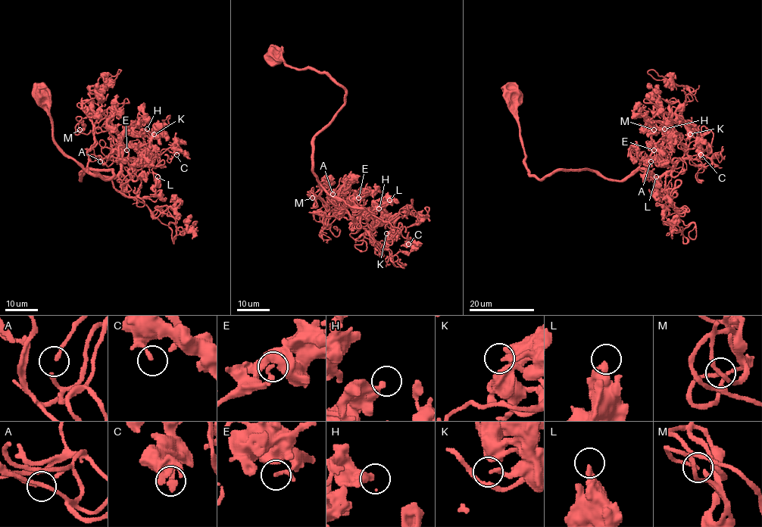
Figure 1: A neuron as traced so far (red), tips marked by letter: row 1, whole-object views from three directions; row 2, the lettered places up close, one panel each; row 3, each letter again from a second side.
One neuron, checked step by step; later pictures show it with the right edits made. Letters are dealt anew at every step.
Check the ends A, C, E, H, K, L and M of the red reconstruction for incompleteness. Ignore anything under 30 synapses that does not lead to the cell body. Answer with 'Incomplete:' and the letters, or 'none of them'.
Incomplete: none of them

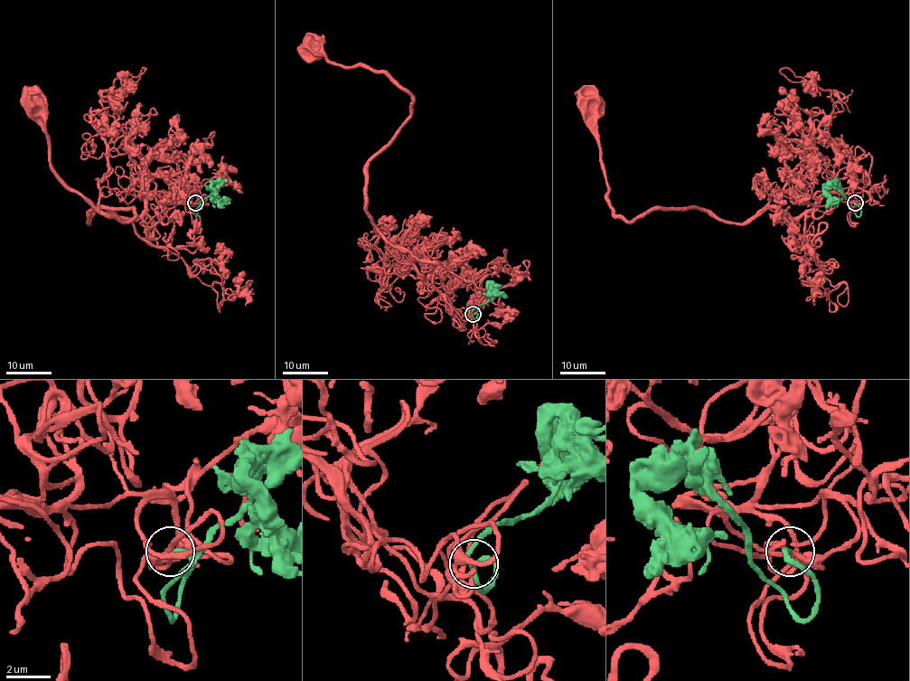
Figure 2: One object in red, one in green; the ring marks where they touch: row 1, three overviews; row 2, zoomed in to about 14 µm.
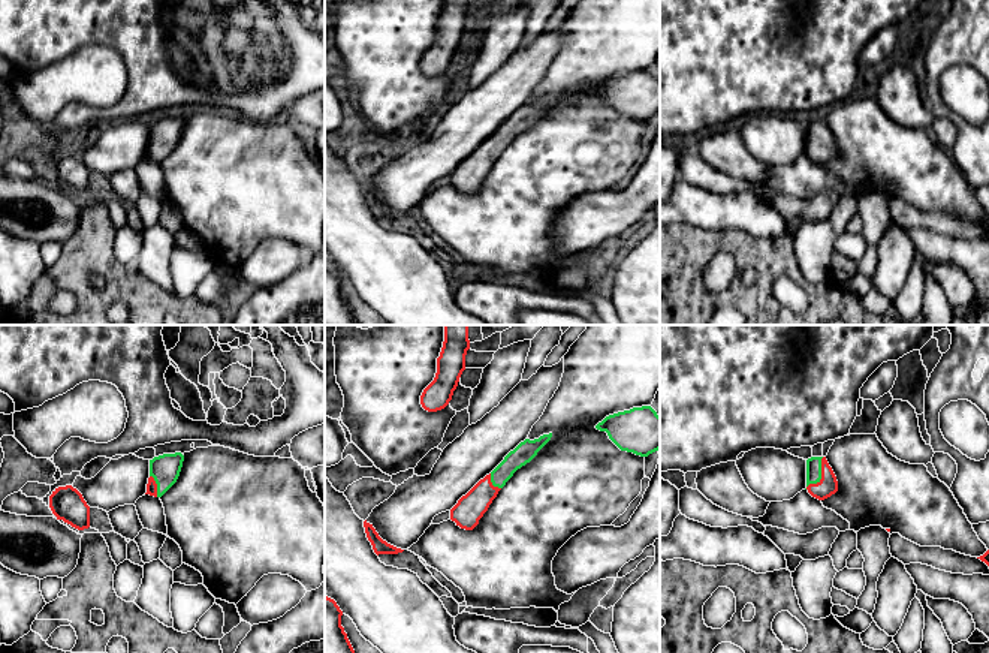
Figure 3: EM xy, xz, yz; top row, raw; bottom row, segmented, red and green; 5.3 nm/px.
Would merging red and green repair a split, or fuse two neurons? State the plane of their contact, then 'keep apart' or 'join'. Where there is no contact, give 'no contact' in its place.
yz | join

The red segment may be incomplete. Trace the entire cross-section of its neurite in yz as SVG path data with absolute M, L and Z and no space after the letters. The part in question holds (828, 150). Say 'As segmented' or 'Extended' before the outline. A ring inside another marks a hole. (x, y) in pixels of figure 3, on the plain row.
Extended. M826 121L806 124L806 153L812 162L824 165L838 156L836 141Z

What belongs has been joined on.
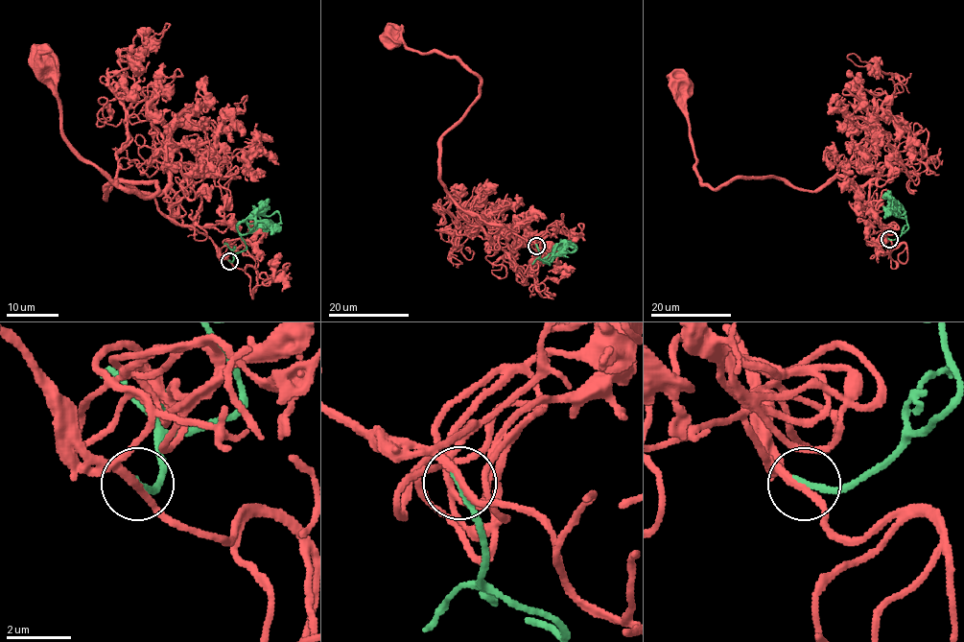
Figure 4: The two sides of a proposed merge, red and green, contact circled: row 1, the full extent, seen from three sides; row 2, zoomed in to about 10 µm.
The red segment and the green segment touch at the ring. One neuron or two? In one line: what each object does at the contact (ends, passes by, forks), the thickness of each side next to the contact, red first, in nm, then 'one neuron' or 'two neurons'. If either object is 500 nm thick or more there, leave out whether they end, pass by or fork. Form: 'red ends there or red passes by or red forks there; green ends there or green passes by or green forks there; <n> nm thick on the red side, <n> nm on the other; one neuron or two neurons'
red passes by; green ends there; 220 nm thick on the red side, 240 nm on the other; one neuron

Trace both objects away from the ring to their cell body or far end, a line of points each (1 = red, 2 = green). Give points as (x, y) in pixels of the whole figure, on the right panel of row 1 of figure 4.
1: (889, 239), (845, 178), (813, 191), (774, 178), (706, 186), (696, 173), (679, 83)
2: (889, 239), (895, 239), (908, 227), (905, 220), (900, 217), (897, 203), (893, 200)

